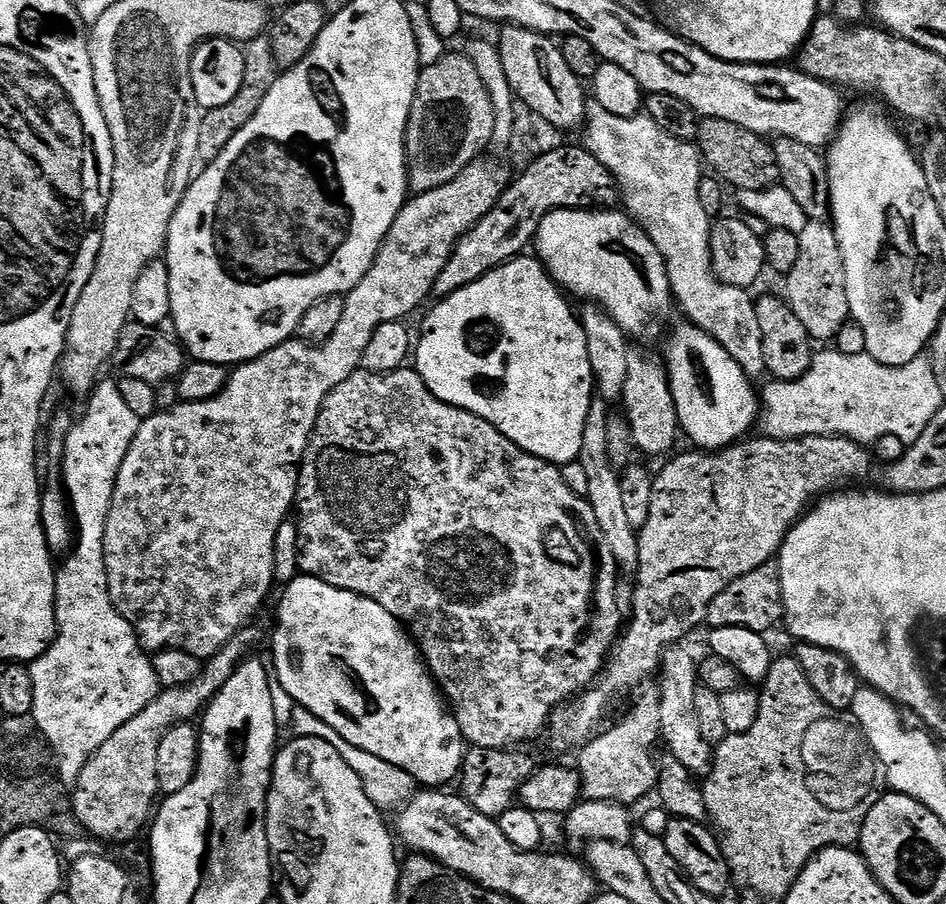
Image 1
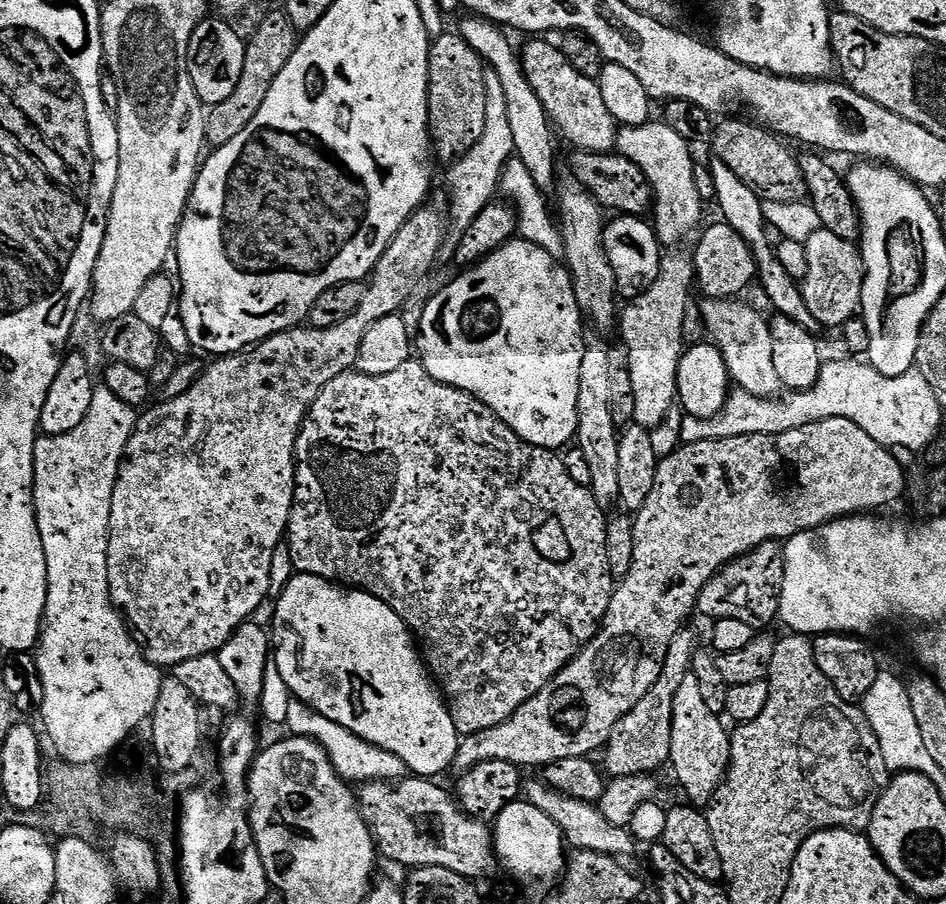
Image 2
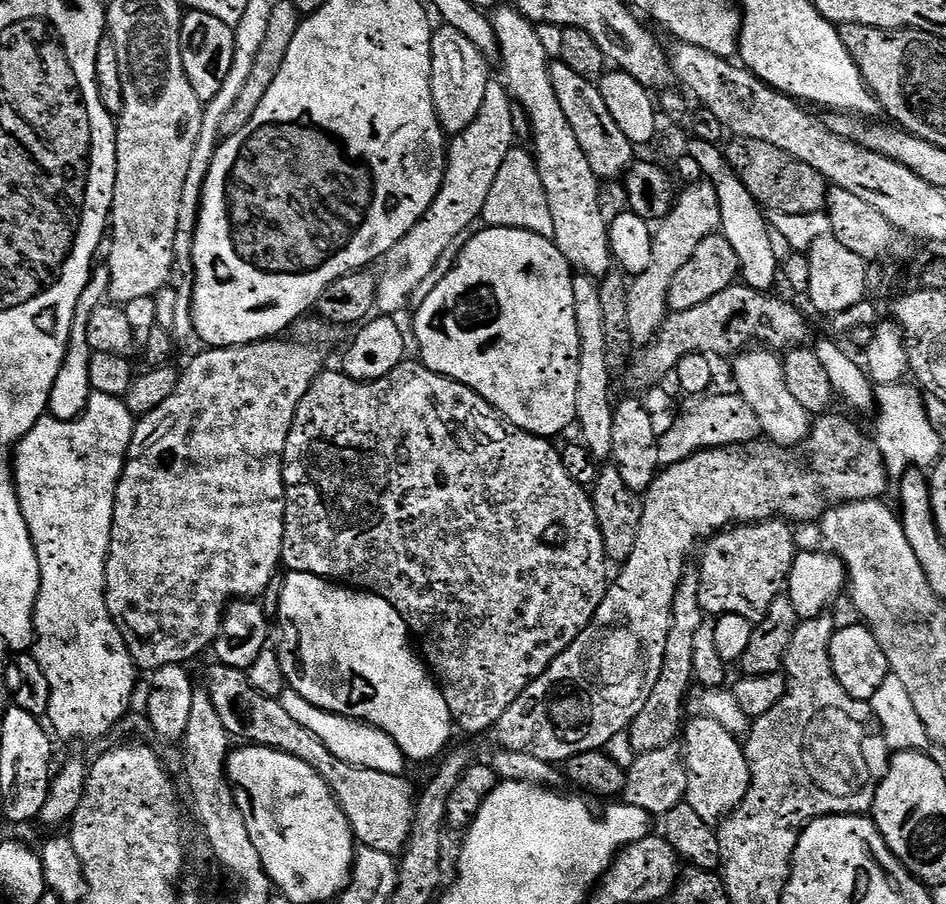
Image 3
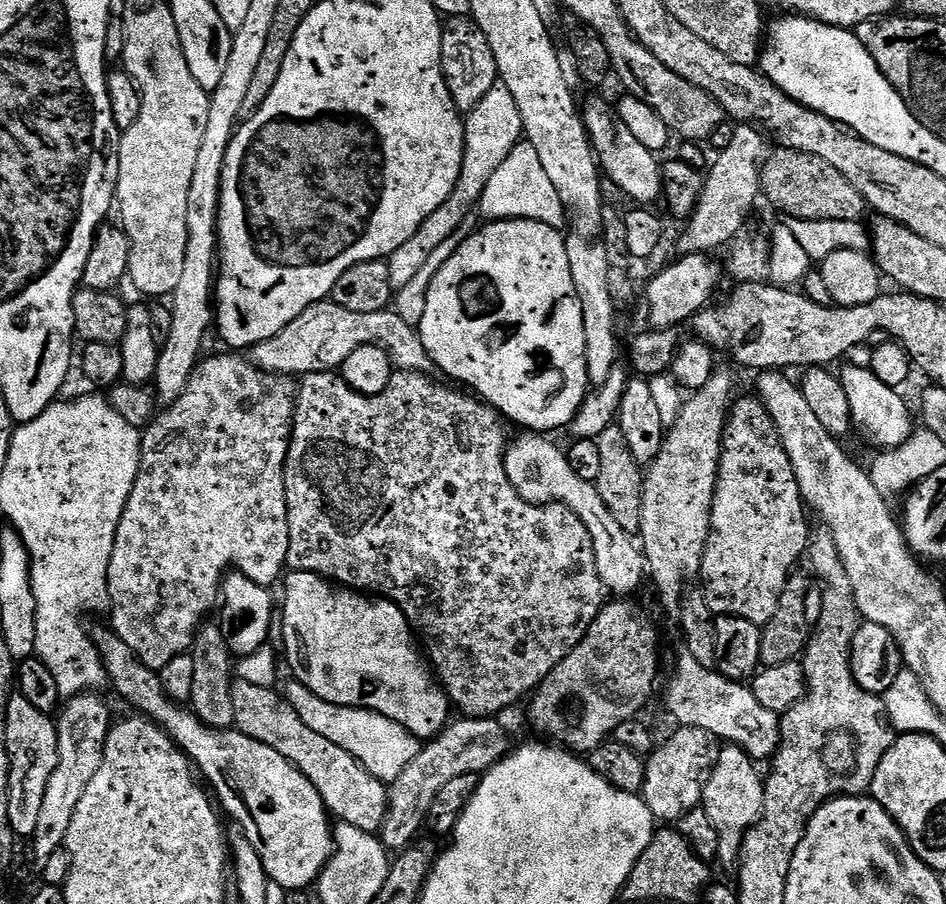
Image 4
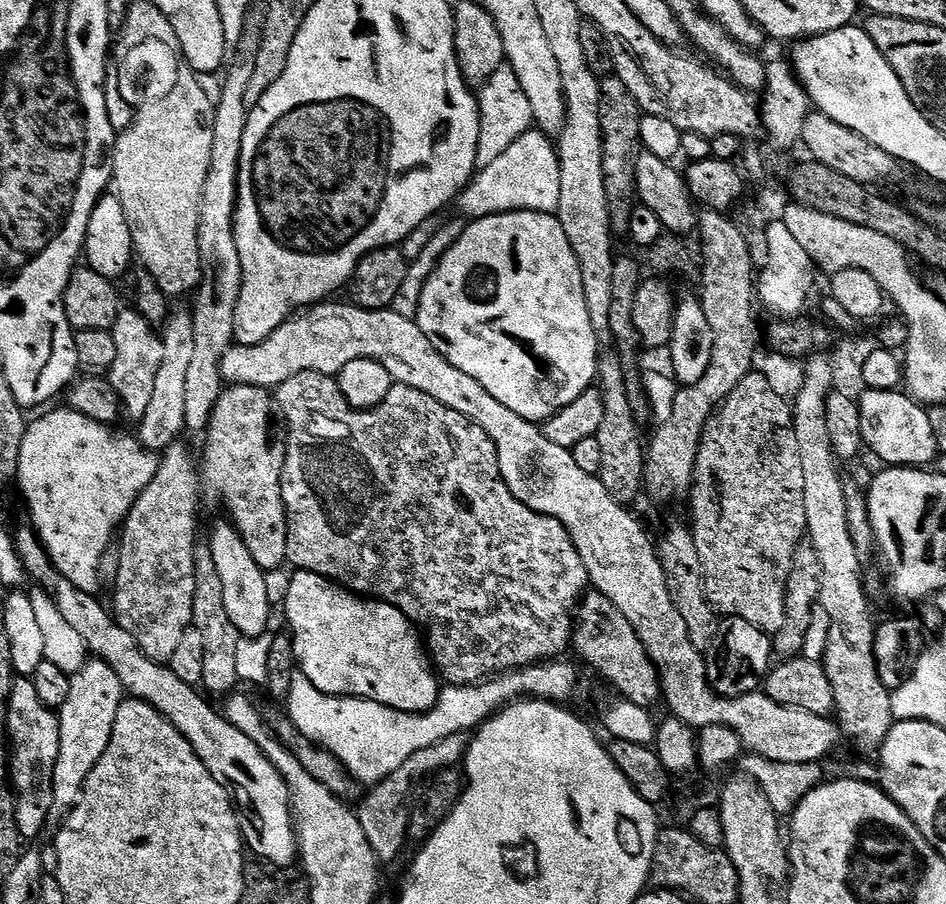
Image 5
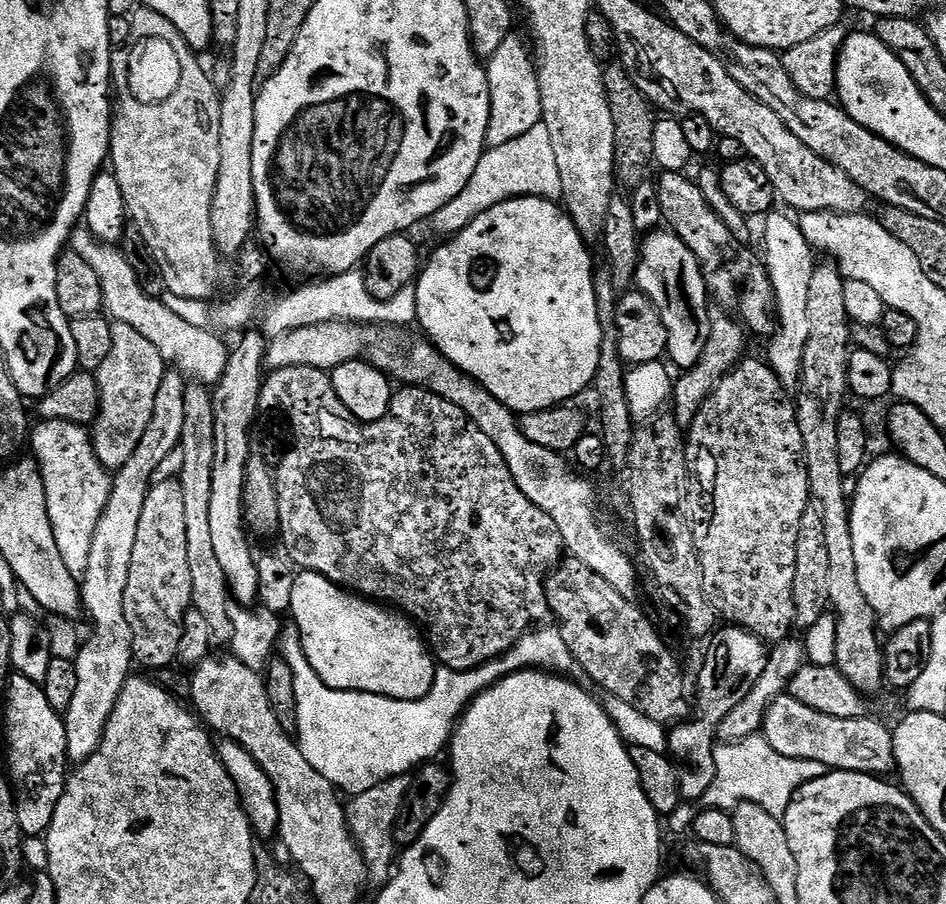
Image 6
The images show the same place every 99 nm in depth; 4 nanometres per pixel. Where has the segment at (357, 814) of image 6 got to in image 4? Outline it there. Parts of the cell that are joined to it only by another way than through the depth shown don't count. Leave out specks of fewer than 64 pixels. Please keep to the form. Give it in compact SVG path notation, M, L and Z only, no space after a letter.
M464 716L456 719L453 719L448 727L439 732L438 735L427 741L421 747L420 753L414 758L414 762L410 762L410 766L406 766L406 770L402 770L402 774L398 774L398 778L391 781L388 790L388 813L378 833L378 839L389 853L399 854L403 852L415 841L412 839L420 831L422 833L425 831L430 806L434 806L434 798L438 798L438 790L442 790L442 786L446 786L461 774L483 774L508 755L510 743L508 744L508 736L504 733L503 726L499 724L501 722L499 719L486 716Z

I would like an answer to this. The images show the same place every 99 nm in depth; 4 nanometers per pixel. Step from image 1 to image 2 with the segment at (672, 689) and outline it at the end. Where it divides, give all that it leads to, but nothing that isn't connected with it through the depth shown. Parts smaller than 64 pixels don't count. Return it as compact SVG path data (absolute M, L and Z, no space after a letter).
M689 678L673 696L673 730L668 764L676 771L676 780L684 787L691 803L704 806L715 797L724 783L732 762L732 736L724 729L725 721L715 716L713 705L702 698L700 681Z

